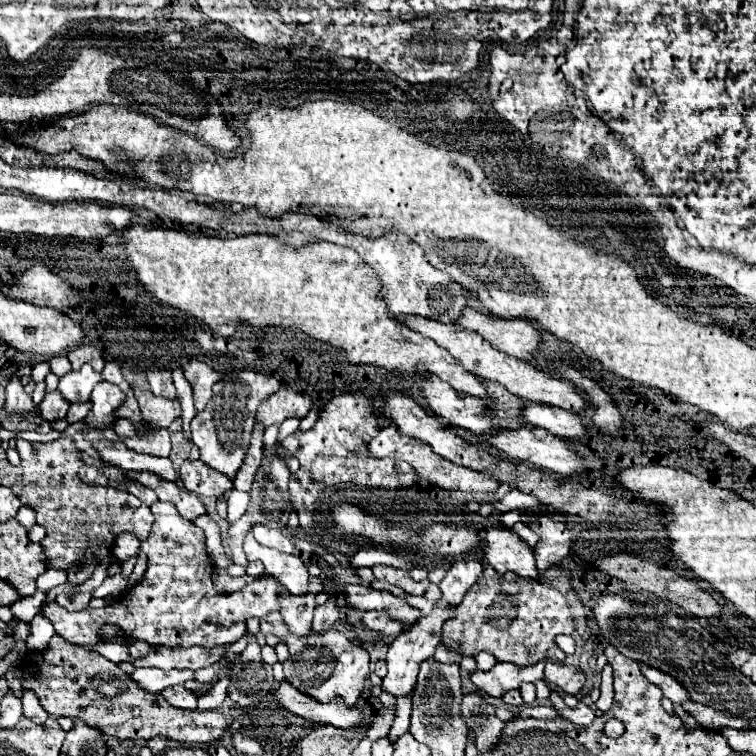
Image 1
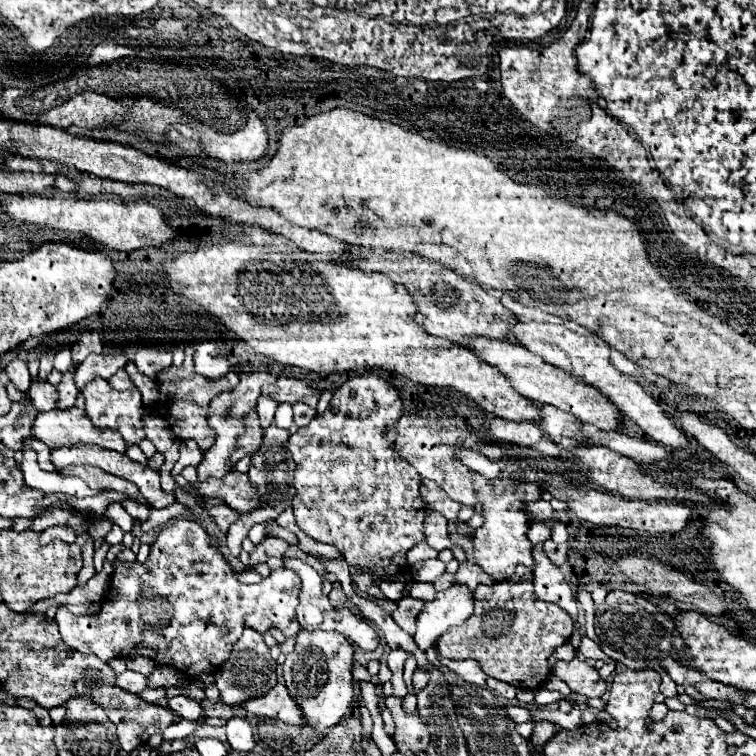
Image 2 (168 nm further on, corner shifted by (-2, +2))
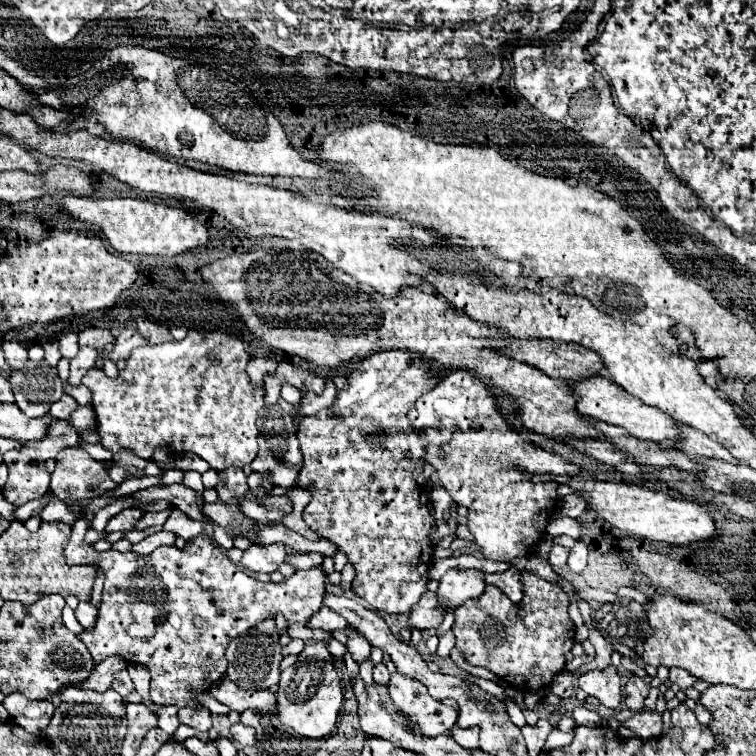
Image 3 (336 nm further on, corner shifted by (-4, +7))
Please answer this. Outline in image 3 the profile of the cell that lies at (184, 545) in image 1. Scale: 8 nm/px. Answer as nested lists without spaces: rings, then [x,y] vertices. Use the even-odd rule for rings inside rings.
[[[83,523],[73,525],[71,541],[65,547],[65,557],[69,557],[69,563],[79,565],[97,561],[105,573],[105,587],[97,623],[89,631],[83,629],[79,639],[87,645],[95,663],[101,663],[109,655],[119,655],[129,663],[145,665],[151,671],[151,701],[159,705],[199,707],[189,691],[205,691],[225,675],[225,649],[233,637],[245,633],[249,627],[265,619],[275,619],[277,615],[283,615],[287,625],[305,623],[321,607],[321,593],[325,593],[327,583],[321,567],[295,571],[281,583],[263,583],[241,571],[207,533],[193,537],[183,549],[157,547],[151,555],[135,555],[113,549],[97,553],[93,545],[83,543],[85,531],[87,529],[83,529]]]

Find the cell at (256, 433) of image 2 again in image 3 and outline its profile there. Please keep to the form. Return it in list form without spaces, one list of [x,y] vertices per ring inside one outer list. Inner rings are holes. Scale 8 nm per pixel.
[[[189,331],[183,341],[135,349],[117,379],[109,379],[101,369],[89,369],[83,377],[83,385],[93,393],[93,409],[97,413],[97,433],[101,443],[111,453],[125,447],[143,459],[151,459],[155,447],[169,447],[177,453],[195,453],[217,471],[233,465],[249,465],[257,457],[257,419],[263,407],[263,387],[251,385],[245,373],[247,361],[249,353],[237,337],[219,331]],[[209,351],[217,353],[219,363],[211,363],[207,359]]]

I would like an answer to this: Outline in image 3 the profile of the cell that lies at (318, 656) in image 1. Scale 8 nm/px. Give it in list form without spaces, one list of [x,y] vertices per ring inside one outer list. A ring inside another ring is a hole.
[[[305,641],[305,649],[297,655],[297,663],[281,671],[277,703],[279,721],[303,737],[327,737],[335,729],[335,721],[343,705],[343,687],[327,641]]]

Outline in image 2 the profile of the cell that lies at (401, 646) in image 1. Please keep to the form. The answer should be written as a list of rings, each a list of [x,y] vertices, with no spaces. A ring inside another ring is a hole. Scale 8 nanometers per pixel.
[[[451,586],[437,592],[431,602],[425,602],[425,608],[417,618],[417,646],[421,650],[431,648],[447,628],[463,624],[473,614],[473,604],[473,592],[467,590],[467,586]]]

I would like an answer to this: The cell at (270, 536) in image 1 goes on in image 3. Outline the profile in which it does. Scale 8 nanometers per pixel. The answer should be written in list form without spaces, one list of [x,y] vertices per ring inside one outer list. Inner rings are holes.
[[[273,543],[267,547],[265,545],[251,545],[245,551],[241,565],[251,571],[273,573],[285,561],[285,557],[287,557],[287,547],[283,543]]]

